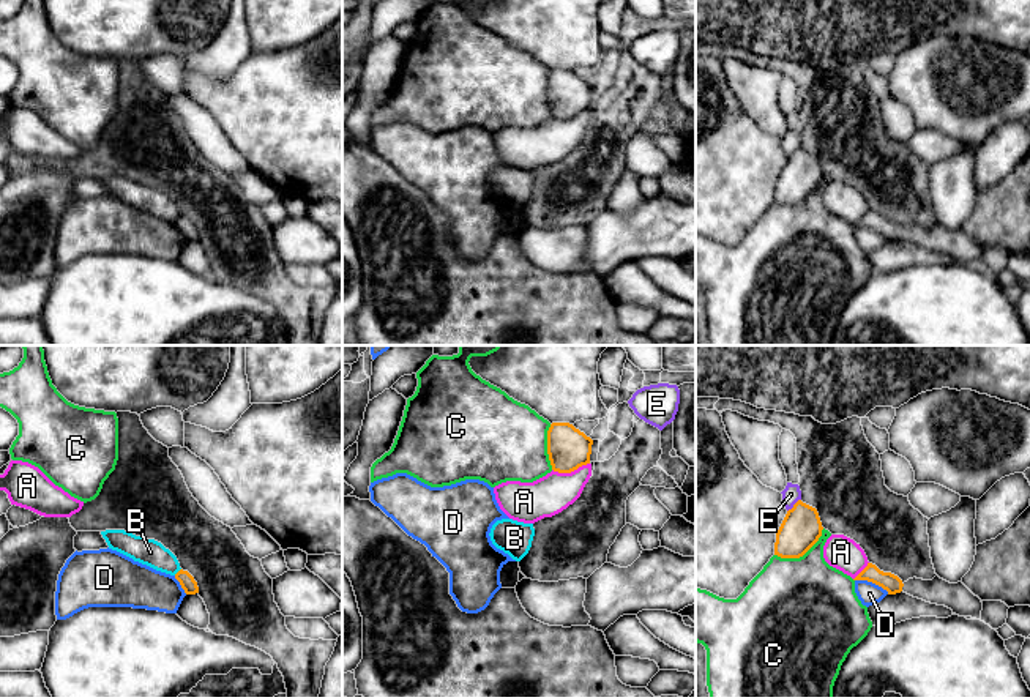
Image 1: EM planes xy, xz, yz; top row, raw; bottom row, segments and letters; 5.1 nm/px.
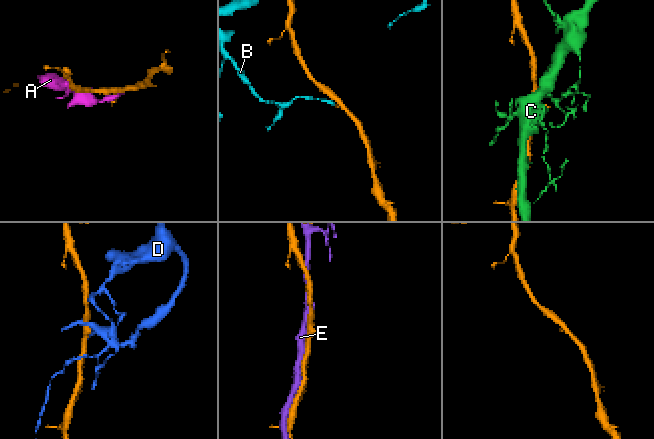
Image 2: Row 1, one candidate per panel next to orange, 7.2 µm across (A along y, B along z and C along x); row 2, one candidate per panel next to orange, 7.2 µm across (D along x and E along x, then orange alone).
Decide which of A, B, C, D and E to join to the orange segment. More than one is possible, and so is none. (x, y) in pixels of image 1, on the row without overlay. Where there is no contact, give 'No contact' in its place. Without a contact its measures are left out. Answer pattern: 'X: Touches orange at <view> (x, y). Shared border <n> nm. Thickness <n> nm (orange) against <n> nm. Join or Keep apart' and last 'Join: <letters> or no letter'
A: Touches orange at xz (570, 119). Shared border 200 nm. Thickness 220 nm (orange) against 200 nm. Keep apart
B: Touches orange at xy (179, 218). Shared border 50 nm. Thickness 80 nm (orange) against 140 nm. Keep apart
C: Touches orange at yz (802, 202). Shared border 300 nm. Thickness 200 nm (orange) against 480 nm. Keep apart
D: Touches orange at yz (873, 229). Shared border 190 nm. Thickness 90 nm (orange) against 120 nm. Keep apart
E: Touches orange at yz (794, 152). Shared border 100 nm. Thickness 200 nm (orange) against 90 nm. Keep apart
Join: no letter

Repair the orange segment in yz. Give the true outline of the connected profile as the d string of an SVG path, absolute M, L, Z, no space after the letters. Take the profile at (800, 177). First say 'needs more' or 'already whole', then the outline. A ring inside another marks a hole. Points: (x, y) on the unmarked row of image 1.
already whole; M798 147L787 158L774 189L774 202L781 205L803 203L822 183L822 169L815 155Z

